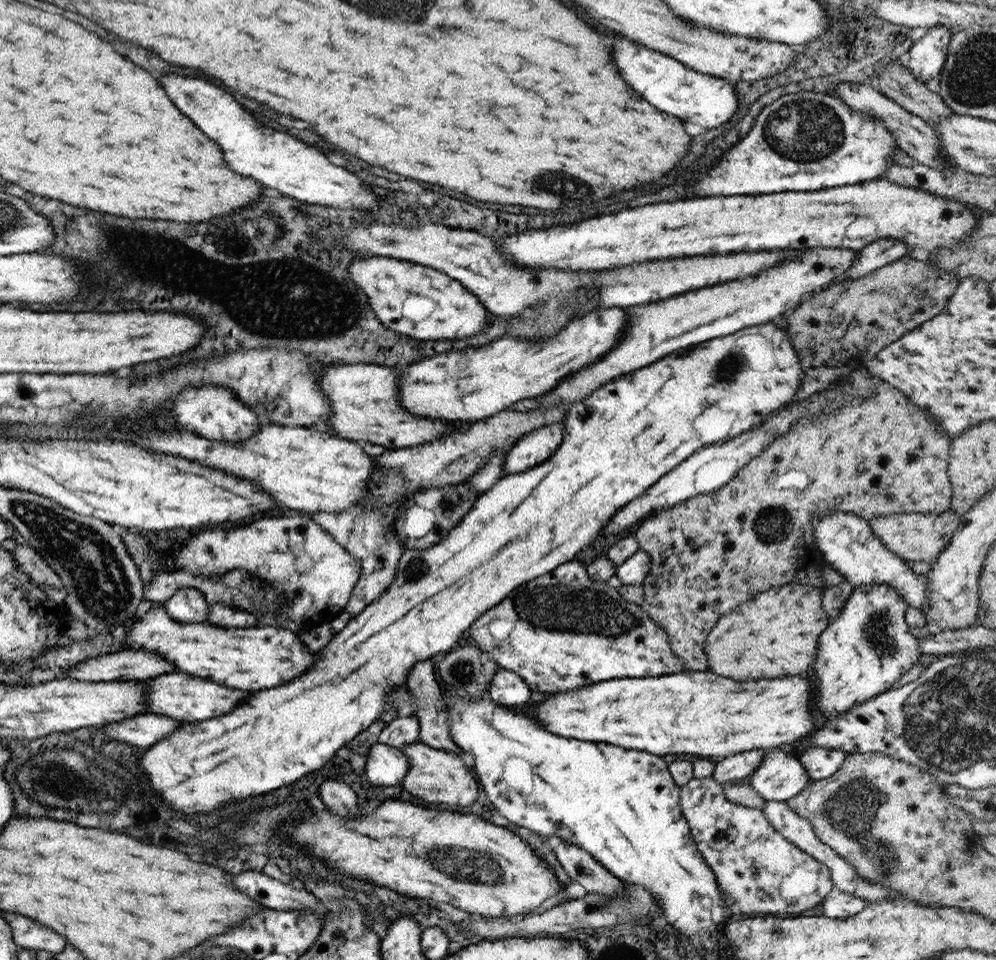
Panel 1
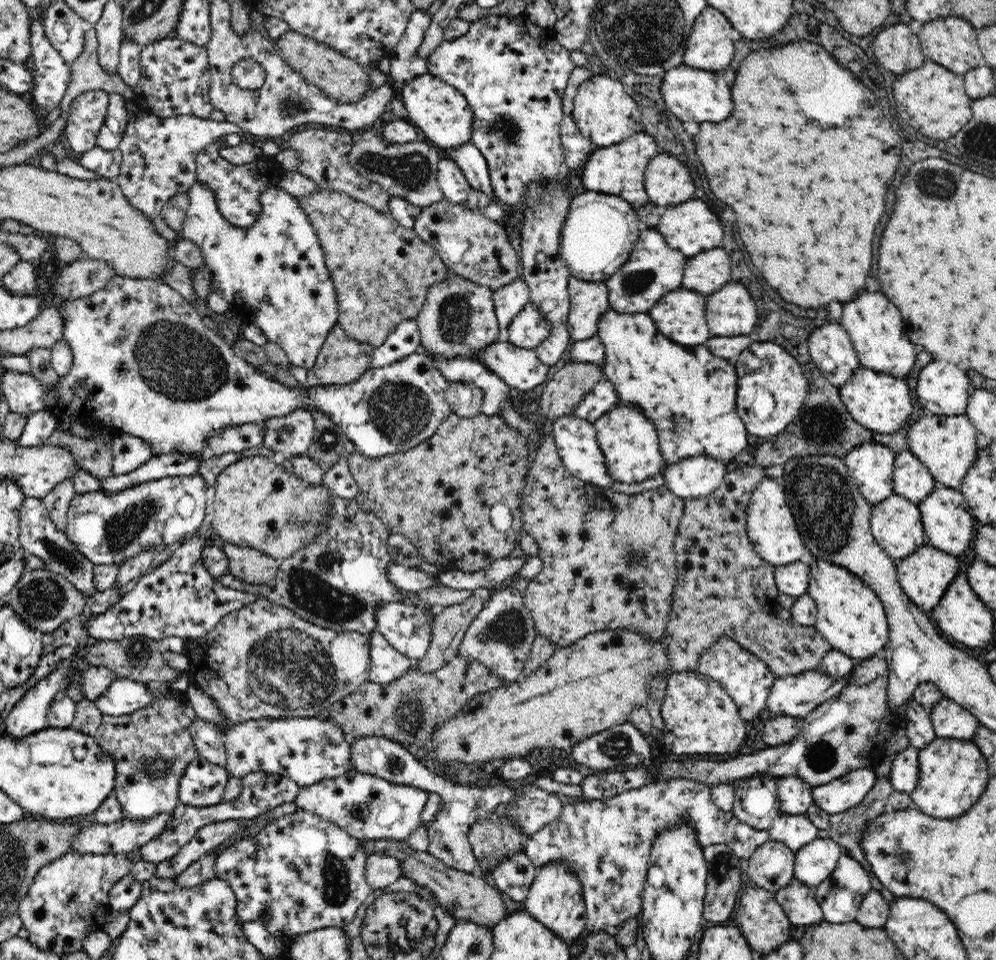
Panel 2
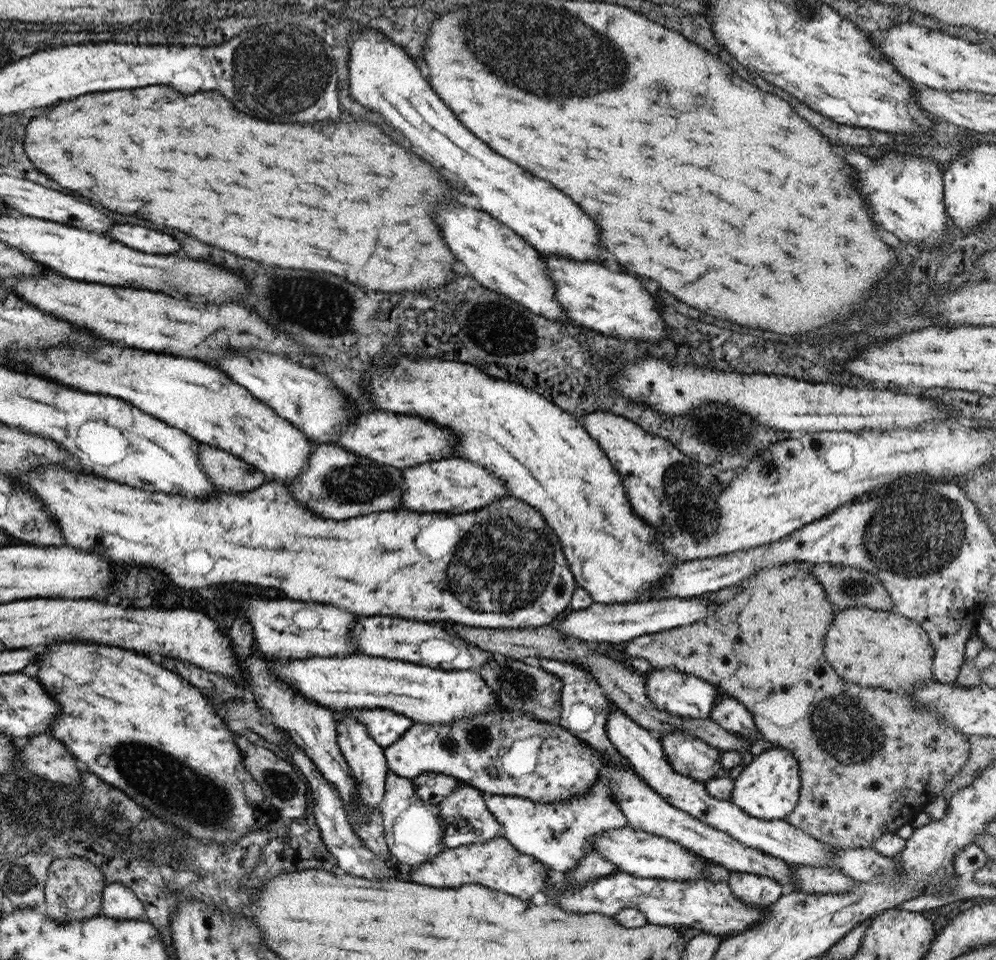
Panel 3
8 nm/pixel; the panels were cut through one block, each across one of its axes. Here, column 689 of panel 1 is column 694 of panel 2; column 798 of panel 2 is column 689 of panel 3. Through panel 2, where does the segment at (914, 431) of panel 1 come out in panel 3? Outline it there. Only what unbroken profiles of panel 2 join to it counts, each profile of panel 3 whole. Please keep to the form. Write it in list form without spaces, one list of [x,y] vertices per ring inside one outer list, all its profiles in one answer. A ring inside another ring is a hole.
[[[799,562],[761,569],[736,585],[738,593],[728,601],[719,603],[714,613],[709,614],[707,618],[686,626],[643,634],[630,639],[625,642],[624,651],[628,657],[645,659],[653,669],[677,669],[699,677],[738,700],[739,704],[742,704],[752,715],[752,721],[755,728],[759,730],[759,736],[774,746],[788,750],[797,761],[800,783],[798,801],[793,810],[785,815],[784,821],[830,847],[871,849],[876,838],[882,834],[895,833],[901,825],[910,823],[916,814],[924,812],[923,809],[929,801],[941,796],[945,783],[957,775],[966,763],[970,746],[966,735],[952,729],[952,726],[948,725],[948,720],[940,721],[935,713],[929,714],[921,707],[916,707],[913,697],[907,697],[906,694],[900,692],[884,691],[853,683],[849,686],[849,682],[841,682],[841,678],[823,658],[823,636],[836,609],[826,599],[821,583],[813,578],[812,574],[808,574],[808,571],[808,564]]]

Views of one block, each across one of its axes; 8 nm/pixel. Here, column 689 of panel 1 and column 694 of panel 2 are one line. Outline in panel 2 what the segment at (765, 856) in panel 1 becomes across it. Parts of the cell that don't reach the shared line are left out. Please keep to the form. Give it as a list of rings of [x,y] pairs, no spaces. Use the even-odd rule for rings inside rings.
[[[688,778],[657,780],[646,786],[630,789],[610,798],[567,801],[560,818],[537,830],[527,839],[525,853],[538,869],[554,859],[566,859],[572,863],[582,887],[586,901],[586,926],[594,933],[611,931],[622,922],[637,917],[643,907],[643,890],[648,874],[650,850],[657,834],[674,830],[685,824],[696,835],[698,844],[704,849],[724,843],[724,831],[729,813],[714,804],[709,786],[704,782]]]

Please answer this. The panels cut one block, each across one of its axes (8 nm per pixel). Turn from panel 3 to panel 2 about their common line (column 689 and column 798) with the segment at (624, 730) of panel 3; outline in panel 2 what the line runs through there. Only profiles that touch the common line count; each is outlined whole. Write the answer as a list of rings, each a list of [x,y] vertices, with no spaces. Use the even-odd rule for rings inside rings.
[[[796,777],[775,778],[779,796],[779,809],[783,814],[802,816],[813,804],[812,786]]]

